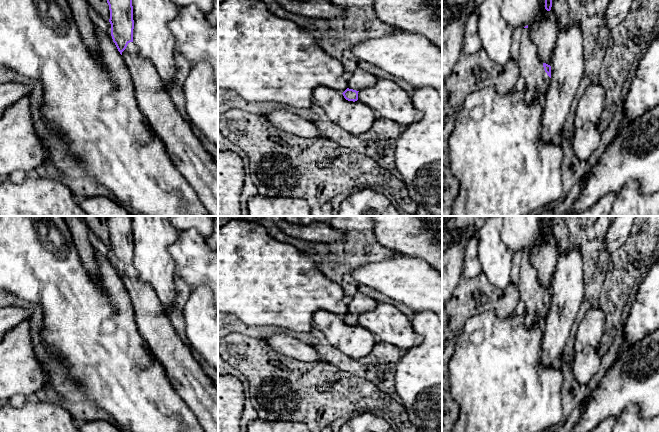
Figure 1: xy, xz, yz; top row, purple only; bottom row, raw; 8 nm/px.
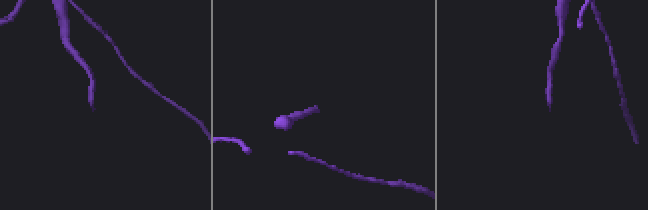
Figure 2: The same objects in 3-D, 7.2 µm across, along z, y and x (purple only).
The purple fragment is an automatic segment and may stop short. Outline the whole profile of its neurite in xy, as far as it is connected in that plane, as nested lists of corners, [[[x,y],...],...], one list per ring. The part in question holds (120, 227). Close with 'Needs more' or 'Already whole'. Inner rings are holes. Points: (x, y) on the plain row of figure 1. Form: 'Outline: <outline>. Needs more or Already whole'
Outline: [[[108,216],[111,260],[131,301],[135,323],[148,350],[159,361],[173,388],[195,415],[204,432],[218,432],[218,386],[204,372],[193,355],[193,349],[176,333],[153,288],[139,279],[133,266],[133,230],[131,216]]]. Needs more

